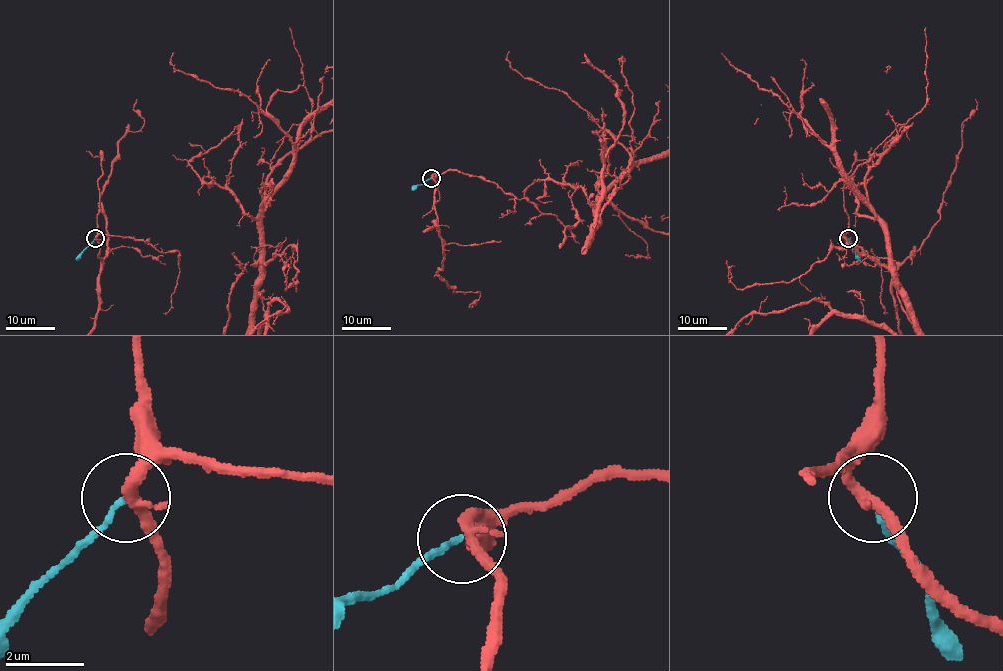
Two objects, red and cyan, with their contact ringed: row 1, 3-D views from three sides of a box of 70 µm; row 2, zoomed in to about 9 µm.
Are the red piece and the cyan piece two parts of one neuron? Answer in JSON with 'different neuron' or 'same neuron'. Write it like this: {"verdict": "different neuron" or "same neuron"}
{"verdict": "different neuron"}

